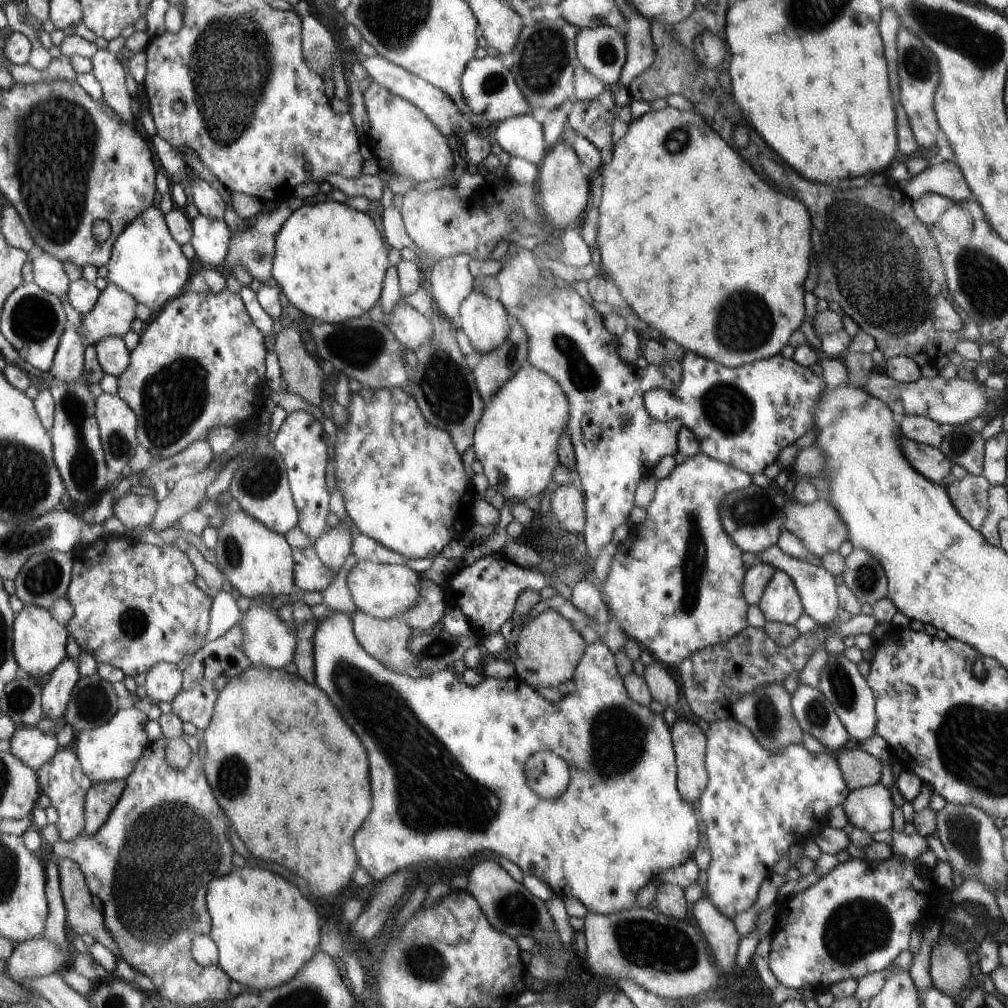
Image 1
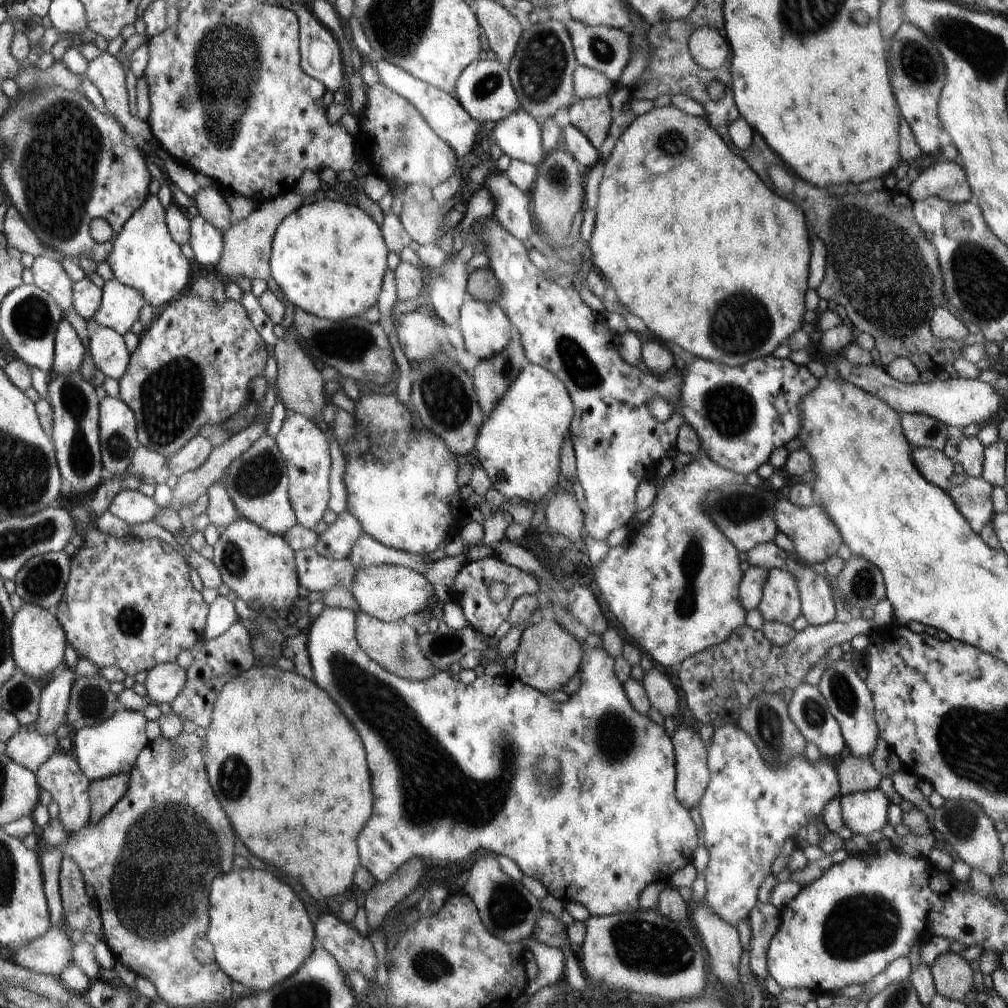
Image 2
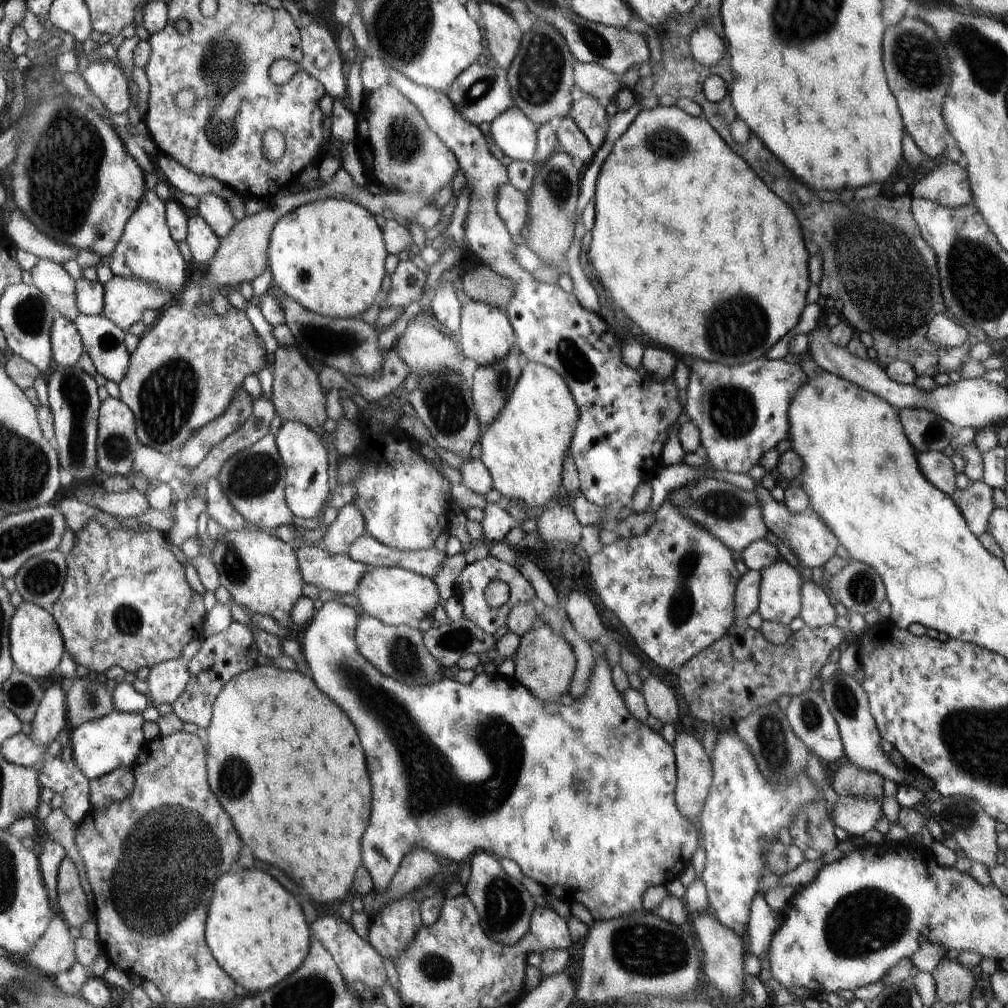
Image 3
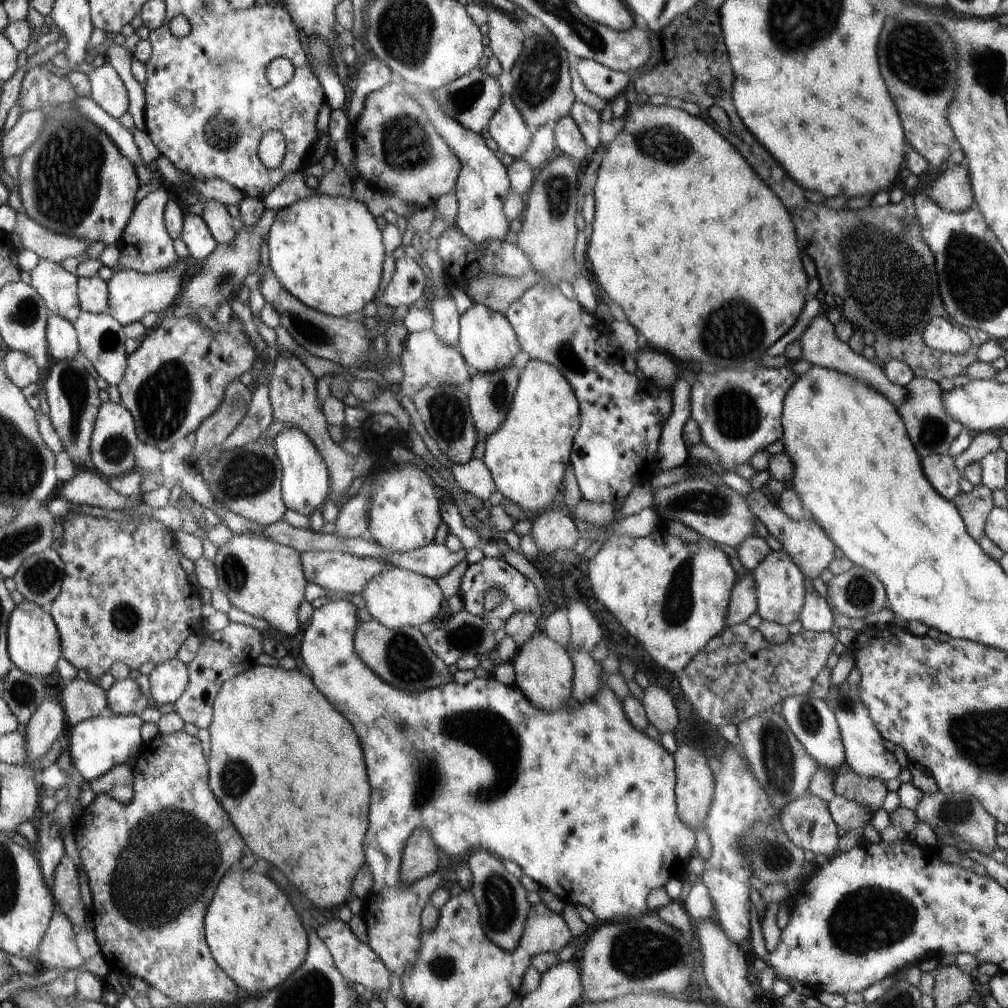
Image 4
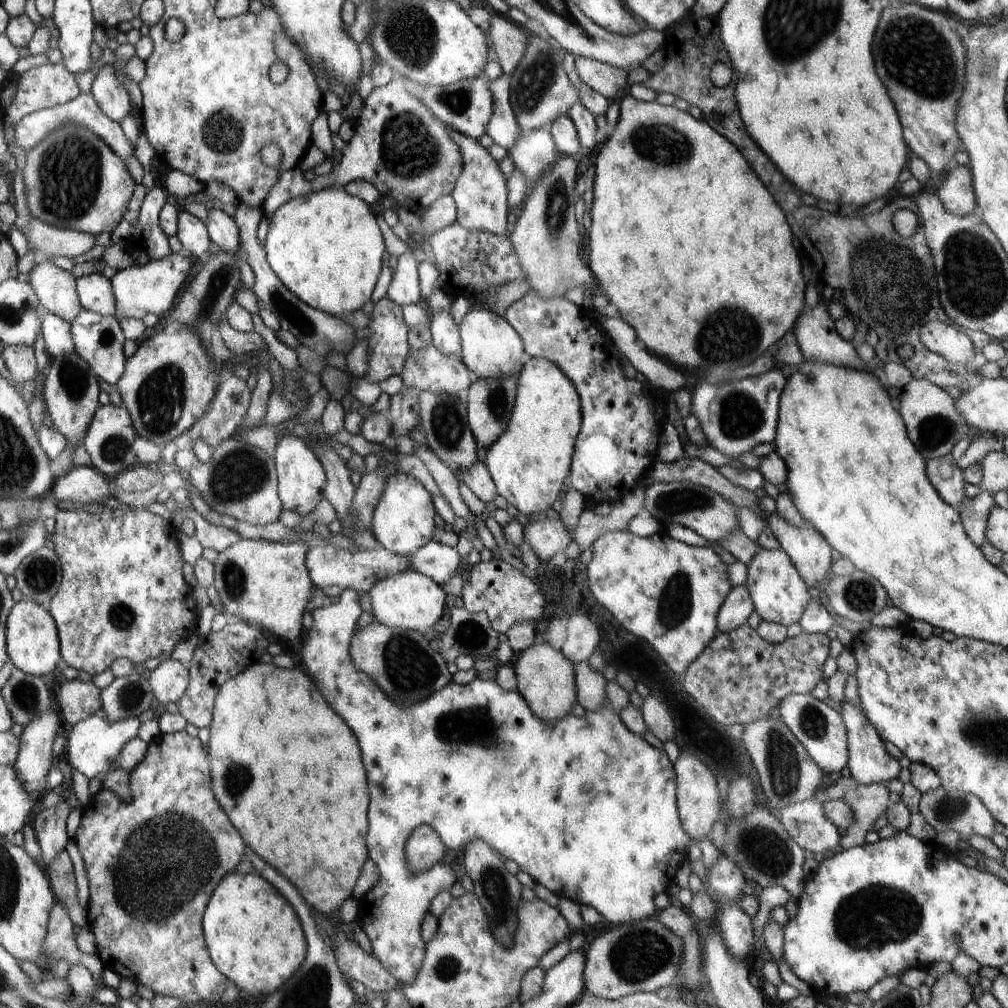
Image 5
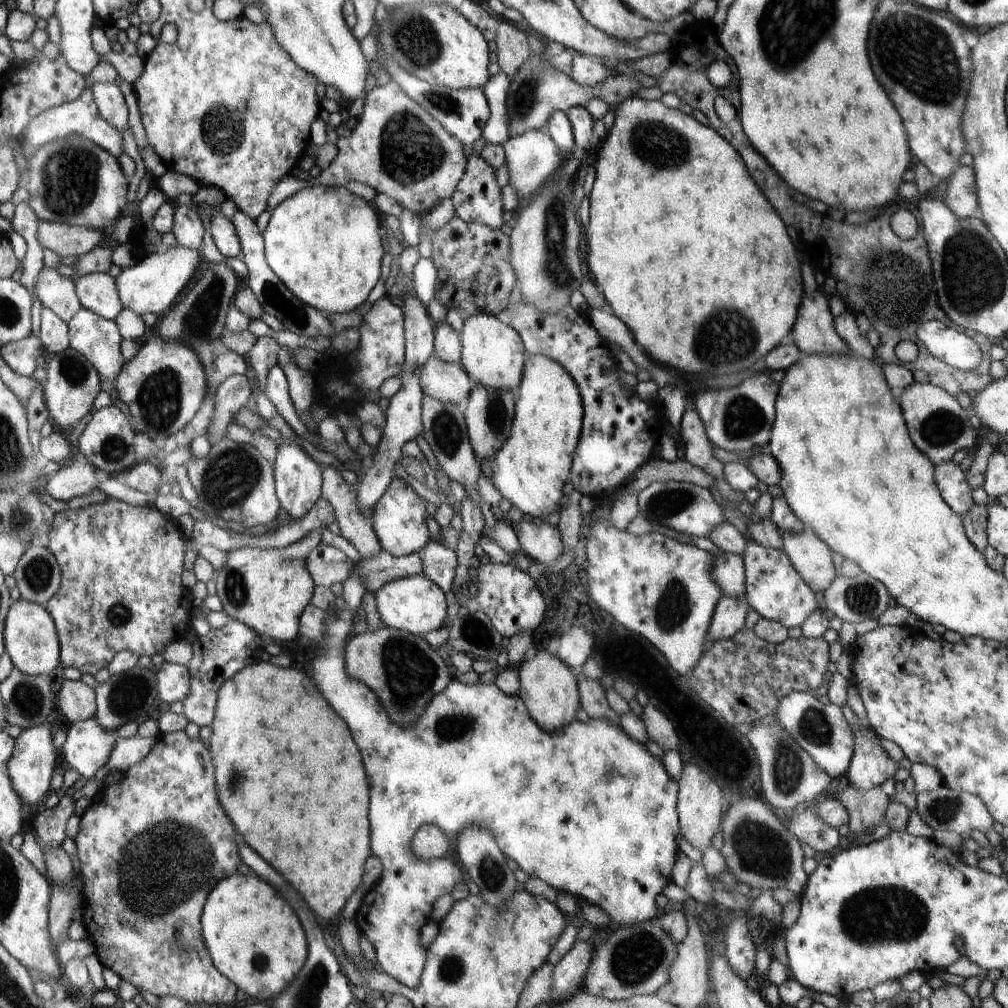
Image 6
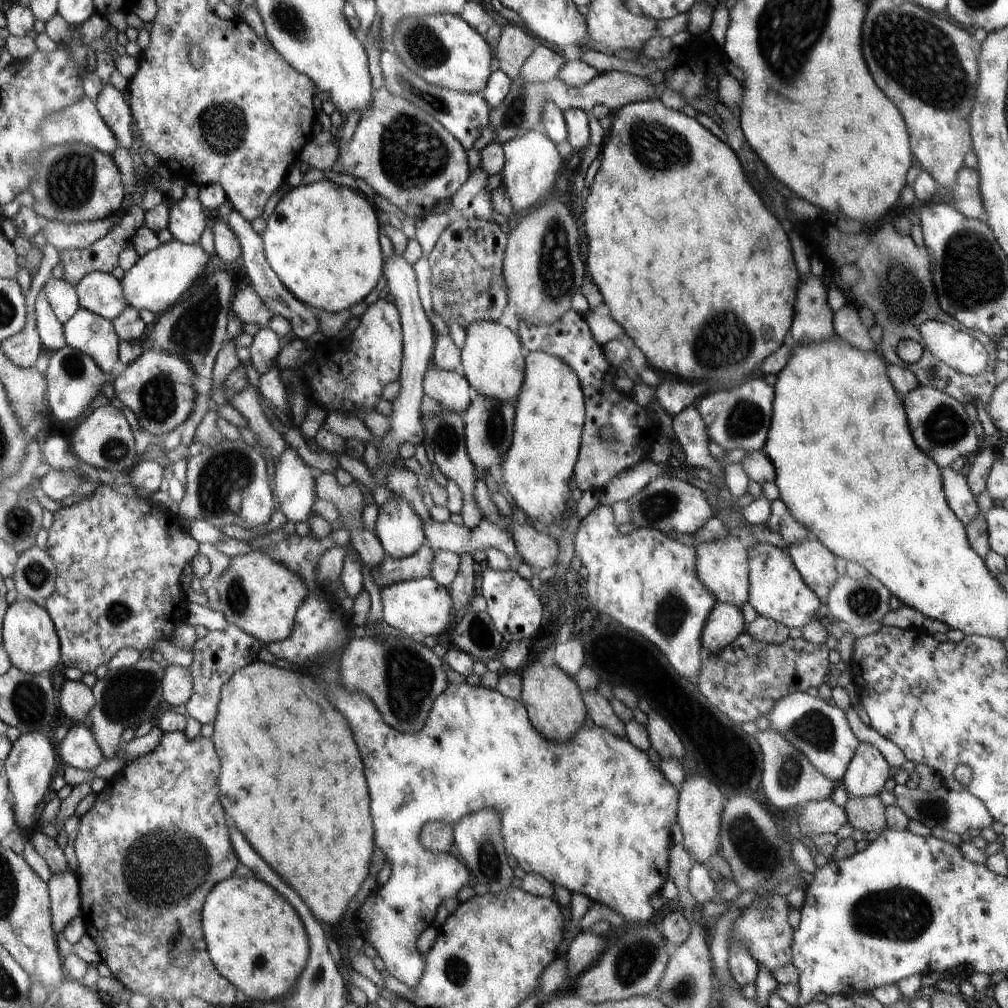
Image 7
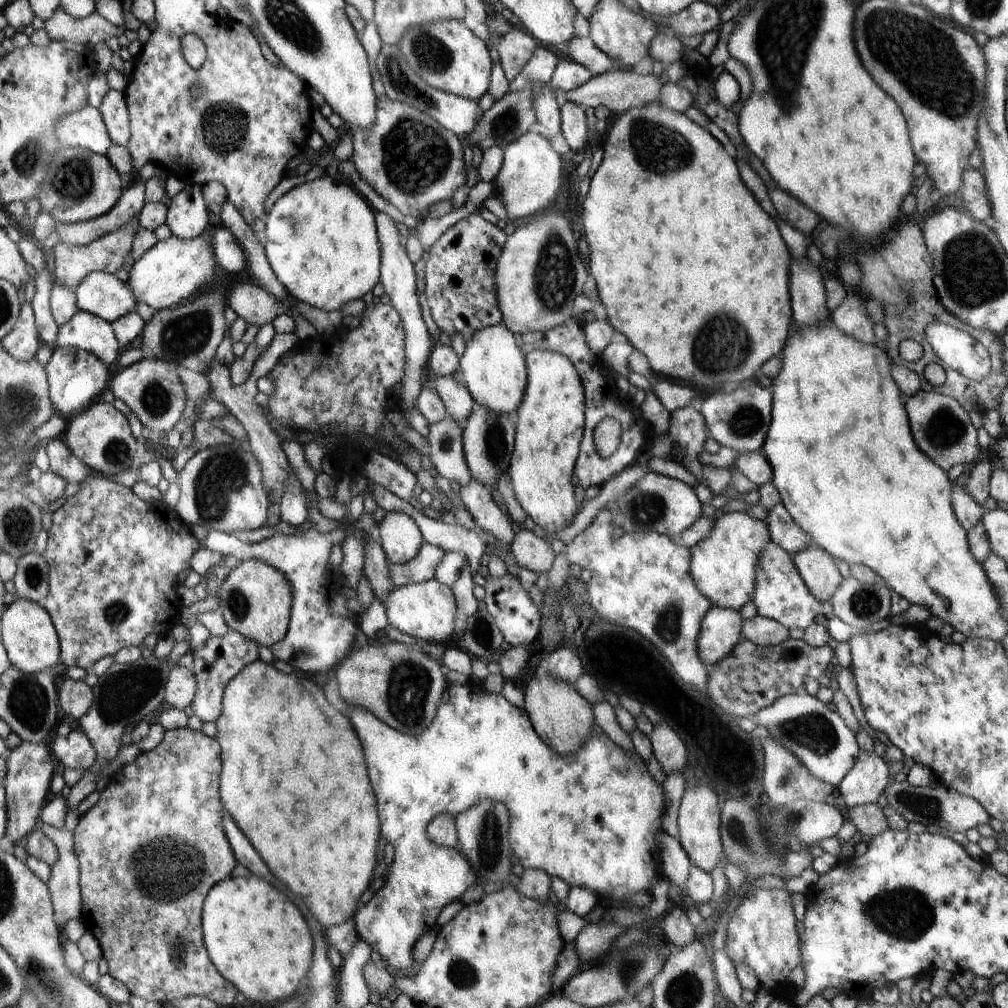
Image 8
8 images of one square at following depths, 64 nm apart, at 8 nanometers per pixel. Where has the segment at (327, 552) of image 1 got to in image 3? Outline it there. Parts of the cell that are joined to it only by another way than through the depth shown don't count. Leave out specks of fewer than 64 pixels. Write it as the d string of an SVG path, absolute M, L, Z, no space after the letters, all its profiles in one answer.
M349 502L337 511L336 520L329 524L318 547L330 554L346 555L348 548L361 536L367 536L362 514L356 504Z

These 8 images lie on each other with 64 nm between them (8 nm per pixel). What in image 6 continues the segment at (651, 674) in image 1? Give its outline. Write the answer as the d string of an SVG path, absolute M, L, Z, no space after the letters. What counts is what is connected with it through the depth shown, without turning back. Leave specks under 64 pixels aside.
M648 704L643 708L644 714L641 718L645 724L646 732L656 744L667 750L679 750L680 740L678 733L671 720L658 707Z

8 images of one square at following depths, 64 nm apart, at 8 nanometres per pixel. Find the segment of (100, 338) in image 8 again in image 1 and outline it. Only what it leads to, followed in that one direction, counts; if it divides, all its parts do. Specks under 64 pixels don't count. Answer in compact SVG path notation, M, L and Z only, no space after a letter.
M108 336L96 344L96 360L105 374L118 379L129 366L130 351L123 338Z

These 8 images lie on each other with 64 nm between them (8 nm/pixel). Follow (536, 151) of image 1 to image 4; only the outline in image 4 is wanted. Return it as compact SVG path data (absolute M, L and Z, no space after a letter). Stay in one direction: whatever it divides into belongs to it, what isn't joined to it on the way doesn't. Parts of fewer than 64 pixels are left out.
M502 91L502 98L504 100L500 102L487 129L498 147L516 161L524 156L526 148L530 148L533 129L524 122L509 94Z

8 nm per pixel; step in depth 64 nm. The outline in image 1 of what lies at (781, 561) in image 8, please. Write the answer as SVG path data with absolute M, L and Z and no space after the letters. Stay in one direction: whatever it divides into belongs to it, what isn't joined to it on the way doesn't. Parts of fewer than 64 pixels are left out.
M776 569L757 604L767 621L793 625L804 614L800 595L792 578Z

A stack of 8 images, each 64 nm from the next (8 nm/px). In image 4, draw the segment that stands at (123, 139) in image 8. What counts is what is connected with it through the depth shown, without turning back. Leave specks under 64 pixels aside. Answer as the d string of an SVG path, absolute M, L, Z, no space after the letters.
M106 61L93 62L93 70L86 74L91 85L91 99L114 119L129 112L129 98L122 79L114 68Z

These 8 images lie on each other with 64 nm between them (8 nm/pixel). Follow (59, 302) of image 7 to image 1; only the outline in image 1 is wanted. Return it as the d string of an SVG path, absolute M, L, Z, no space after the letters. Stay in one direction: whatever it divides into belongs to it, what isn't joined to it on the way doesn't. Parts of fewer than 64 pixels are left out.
M38 251L31 263L34 269L32 270L34 273L33 282L49 294L58 296L66 304L71 281L64 272L63 262L53 258L50 254Z

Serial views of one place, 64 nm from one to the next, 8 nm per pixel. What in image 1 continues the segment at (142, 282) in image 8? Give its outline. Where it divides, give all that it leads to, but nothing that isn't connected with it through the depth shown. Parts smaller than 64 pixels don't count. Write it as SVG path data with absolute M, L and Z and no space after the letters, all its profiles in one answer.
M109 282L101 291L96 306L82 316L80 336L86 345L96 346L100 340L114 336L123 338L136 317L136 300Z

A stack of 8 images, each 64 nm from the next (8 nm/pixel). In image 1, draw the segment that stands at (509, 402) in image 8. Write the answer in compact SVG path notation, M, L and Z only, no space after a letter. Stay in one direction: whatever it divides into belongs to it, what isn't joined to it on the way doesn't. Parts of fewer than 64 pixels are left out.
M478 289L464 298L459 309L458 327L470 340L474 350L482 354L492 352L506 342L511 322L506 308Z

